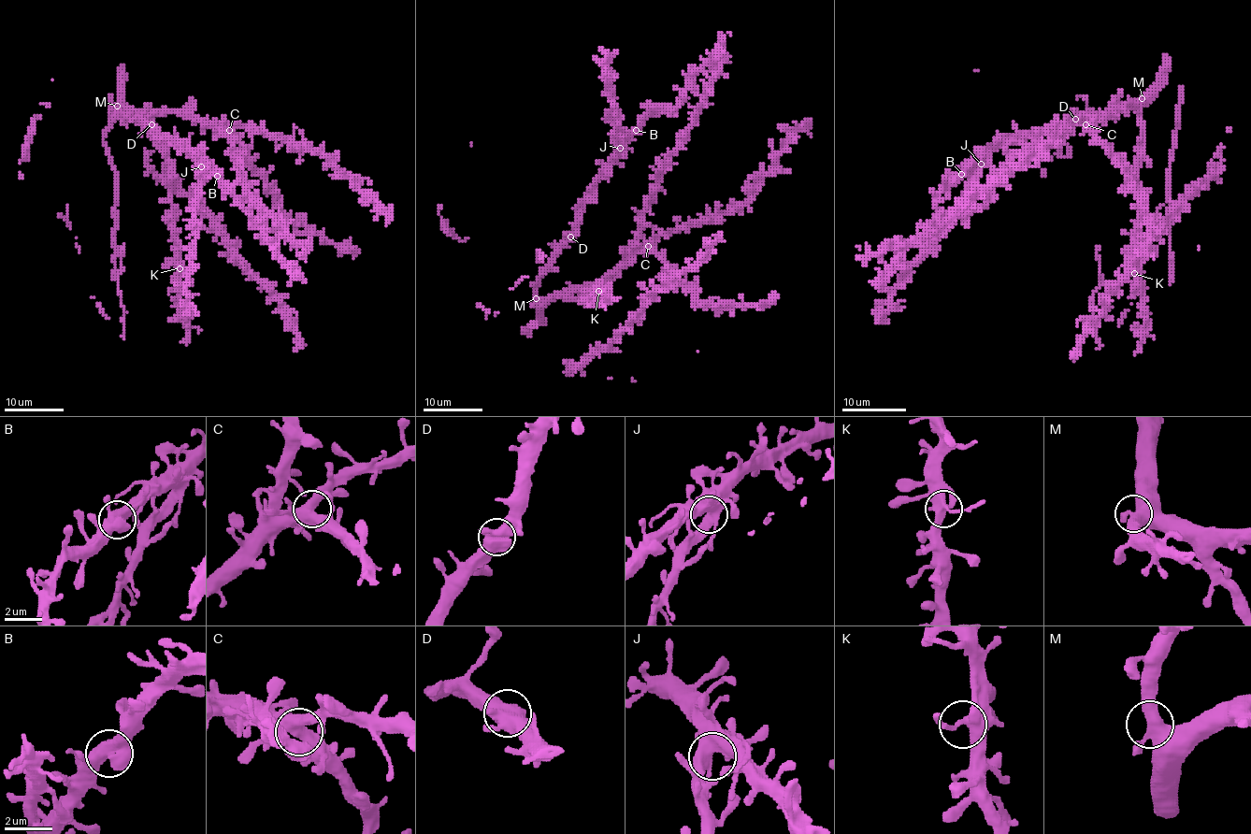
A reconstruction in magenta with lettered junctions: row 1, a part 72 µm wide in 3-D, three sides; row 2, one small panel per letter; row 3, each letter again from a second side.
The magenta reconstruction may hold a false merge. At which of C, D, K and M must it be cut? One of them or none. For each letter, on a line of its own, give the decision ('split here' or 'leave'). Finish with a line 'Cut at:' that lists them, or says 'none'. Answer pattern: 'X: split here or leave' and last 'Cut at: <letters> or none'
C: leave
D: leave
K: leave
M: leave
Cut at: none

